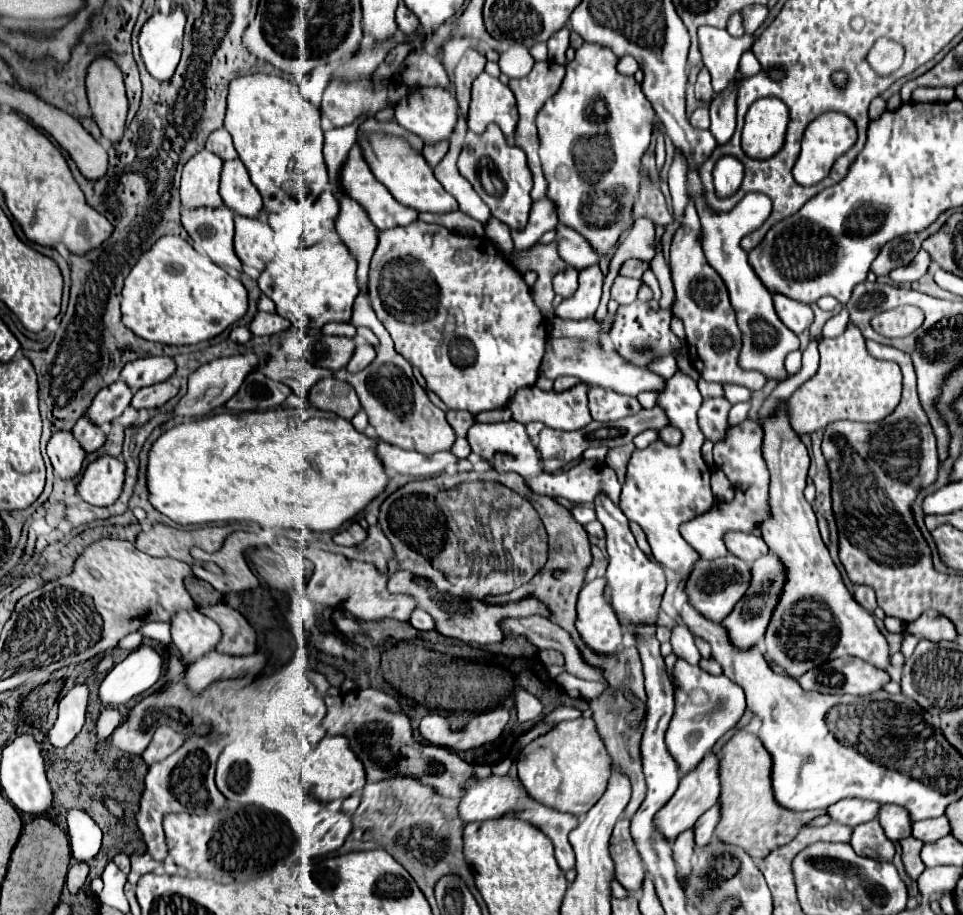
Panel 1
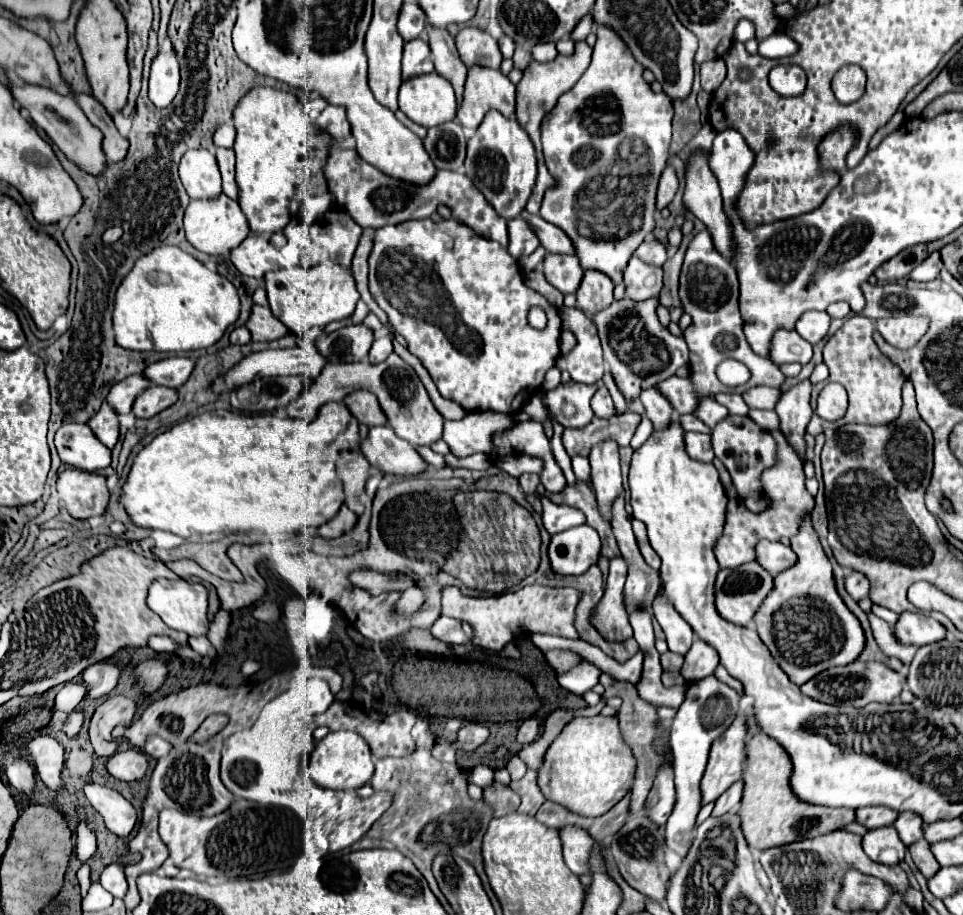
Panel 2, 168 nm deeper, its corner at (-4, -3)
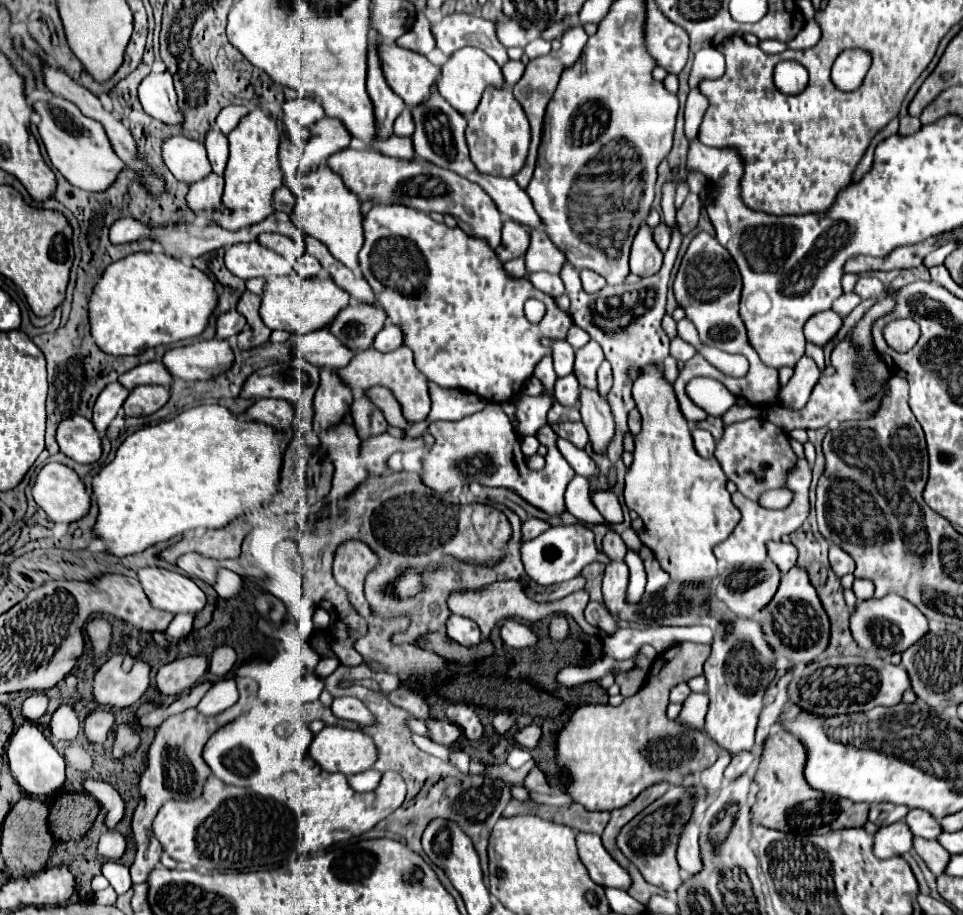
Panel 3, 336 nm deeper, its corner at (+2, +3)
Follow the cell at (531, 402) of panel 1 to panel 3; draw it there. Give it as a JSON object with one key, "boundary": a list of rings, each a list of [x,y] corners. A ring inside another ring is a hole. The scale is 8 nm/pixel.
{"boundary":[[[568,374],[564,378],[556,380],[556,400],[564,406],[574,406],[580,396],[580,384],[574,374]]]}

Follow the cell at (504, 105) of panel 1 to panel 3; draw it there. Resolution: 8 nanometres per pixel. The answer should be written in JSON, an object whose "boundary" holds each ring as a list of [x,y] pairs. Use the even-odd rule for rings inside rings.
{"boundary":[[[462,48],[452,54],[450,60],[442,66],[442,76],[438,80],[440,94],[466,118],[472,114],[472,110],[476,110],[486,86],[504,86],[504,76],[500,66],[480,48]]]}

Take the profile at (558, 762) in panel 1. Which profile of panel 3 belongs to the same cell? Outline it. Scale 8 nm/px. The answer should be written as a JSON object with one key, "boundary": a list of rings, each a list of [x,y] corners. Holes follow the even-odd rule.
{"boundary":[[[682,642],[672,646],[670,650],[656,656],[650,672],[648,682],[632,696],[626,698],[620,706],[580,706],[568,726],[558,734],[558,766],[568,776],[568,794],[584,804],[588,810],[616,810],[632,802],[642,790],[654,786],[656,782],[668,782],[672,786],[684,782],[684,774],[700,774],[700,770],[714,764],[718,754],[722,752],[716,742],[712,742],[704,730],[688,730],[688,726],[680,726],[680,722],[668,720],[666,706],[668,696],[674,686],[680,682],[688,682],[694,676],[702,674],[702,664],[710,654],[710,644],[692,644]]]}

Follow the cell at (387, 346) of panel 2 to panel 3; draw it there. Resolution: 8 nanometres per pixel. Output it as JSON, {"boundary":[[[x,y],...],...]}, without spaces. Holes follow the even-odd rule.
{"boundary":[[[388,324],[384,326],[376,340],[374,340],[374,348],[380,350],[380,352],[390,352],[390,350],[396,350],[404,344],[404,332],[400,330],[400,326],[394,326],[394,324]]]}

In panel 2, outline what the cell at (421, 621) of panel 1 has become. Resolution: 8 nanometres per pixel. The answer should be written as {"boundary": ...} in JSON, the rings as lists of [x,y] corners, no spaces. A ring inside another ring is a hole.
{"boundary":[[[440,616],[432,624],[430,634],[446,644],[466,644],[472,638],[472,628],[466,622],[460,622],[448,616]]]}

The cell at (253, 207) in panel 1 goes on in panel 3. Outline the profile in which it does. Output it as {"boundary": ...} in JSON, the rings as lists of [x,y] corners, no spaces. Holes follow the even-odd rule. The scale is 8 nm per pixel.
{"boundary":[[[212,128],[208,134],[206,134],[206,150],[208,150],[208,160],[212,164],[212,172],[216,174],[224,174],[224,168],[226,168],[226,162],[228,162],[228,138]]]}

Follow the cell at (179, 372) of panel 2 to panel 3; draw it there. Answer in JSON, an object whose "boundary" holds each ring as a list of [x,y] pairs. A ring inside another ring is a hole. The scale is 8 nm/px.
{"boundary":[[[200,340],[190,346],[172,348],[164,354],[162,362],[174,378],[182,380],[208,380],[222,374],[232,366],[232,348],[228,340]]]}

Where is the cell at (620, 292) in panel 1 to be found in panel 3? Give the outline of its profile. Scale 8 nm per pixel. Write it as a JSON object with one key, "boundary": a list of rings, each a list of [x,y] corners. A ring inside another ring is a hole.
{"boundary":[[[642,222],[630,254],[630,270],[638,276],[652,276],[662,266],[662,250],[656,246],[652,238],[652,228]]]}

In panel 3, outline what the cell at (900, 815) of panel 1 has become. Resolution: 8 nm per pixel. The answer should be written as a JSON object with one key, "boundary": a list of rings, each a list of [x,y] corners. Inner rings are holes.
{"boundary":[[[910,810],[908,816],[904,818],[906,824],[910,826],[910,830],[914,832],[914,836],[922,836],[922,838],[938,838],[942,834],[940,830],[940,822],[924,812],[924,810]]]}

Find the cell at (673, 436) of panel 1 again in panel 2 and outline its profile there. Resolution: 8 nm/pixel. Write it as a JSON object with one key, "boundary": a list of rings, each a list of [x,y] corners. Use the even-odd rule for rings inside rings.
{"boundary":[[[686,432],[684,444],[686,444],[686,452],[688,452],[690,458],[700,460],[700,462],[712,462],[714,452],[712,452],[712,446],[710,446],[710,434]]]}

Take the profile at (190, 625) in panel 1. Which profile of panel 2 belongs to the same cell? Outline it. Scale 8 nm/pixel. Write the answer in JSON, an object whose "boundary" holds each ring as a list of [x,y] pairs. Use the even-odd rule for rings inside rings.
{"boundary":[[[160,578],[150,586],[148,592],[148,606],[158,612],[166,626],[172,630],[180,630],[188,636],[206,636],[210,630],[210,620],[206,616],[208,610],[208,592],[202,584],[192,584],[186,580],[166,580]]]}

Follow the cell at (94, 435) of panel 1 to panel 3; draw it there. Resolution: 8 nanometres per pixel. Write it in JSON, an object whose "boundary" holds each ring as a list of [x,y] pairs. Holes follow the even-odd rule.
{"boundary":[[[112,382],[112,386],[106,386],[100,394],[100,398],[96,400],[94,406],[94,426],[100,434],[106,432],[108,424],[114,420],[114,416],[118,414],[118,410],[122,408],[124,400],[128,398],[128,390],[124,390],[124,386],[120,386],[120,382]]]}

